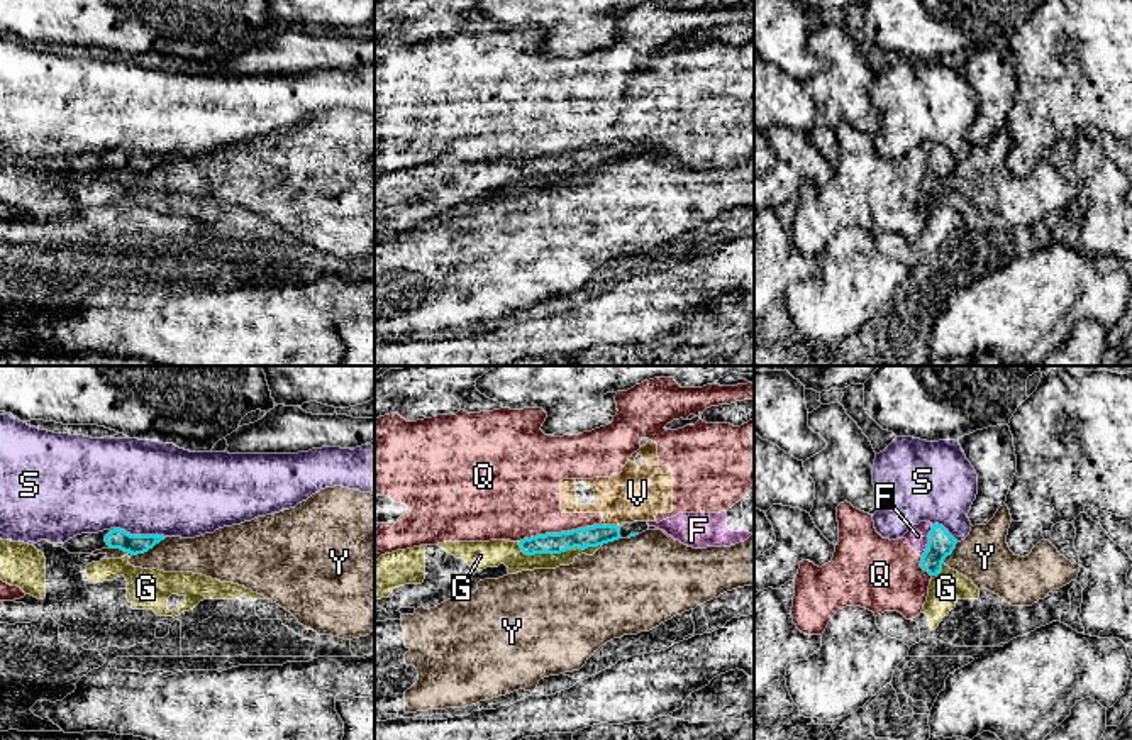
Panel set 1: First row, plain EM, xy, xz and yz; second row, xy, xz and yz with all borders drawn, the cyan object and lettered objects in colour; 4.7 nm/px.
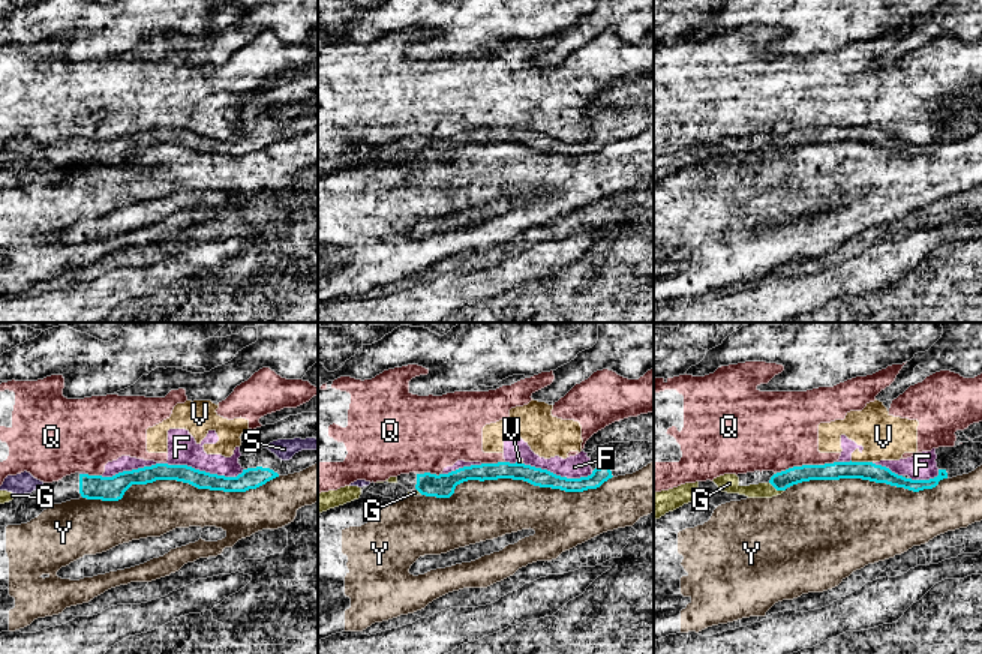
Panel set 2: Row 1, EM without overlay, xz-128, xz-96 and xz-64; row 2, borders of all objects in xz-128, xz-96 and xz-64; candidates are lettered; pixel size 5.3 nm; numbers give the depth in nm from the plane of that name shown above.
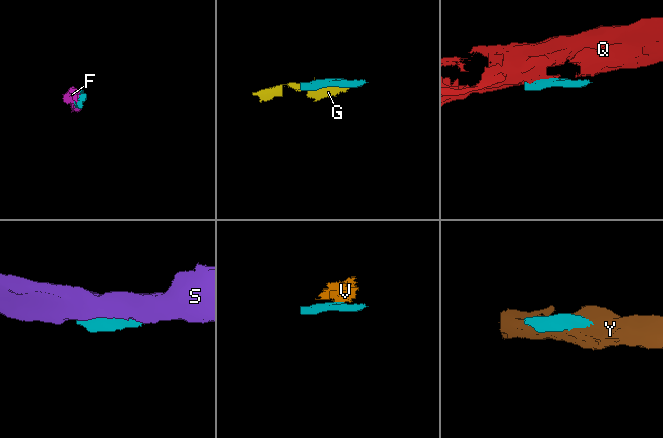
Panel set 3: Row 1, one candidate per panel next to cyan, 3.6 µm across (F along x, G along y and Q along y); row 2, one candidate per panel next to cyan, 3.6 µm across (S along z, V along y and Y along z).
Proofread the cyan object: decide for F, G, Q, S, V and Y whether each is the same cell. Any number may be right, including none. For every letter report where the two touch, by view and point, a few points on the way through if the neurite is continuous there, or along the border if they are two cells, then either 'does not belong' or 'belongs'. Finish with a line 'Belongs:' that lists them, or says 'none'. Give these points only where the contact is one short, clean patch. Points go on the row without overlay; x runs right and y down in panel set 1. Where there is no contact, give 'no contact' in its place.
F: yz (929, 161) | does not belong
G: xz (558, 173) | belongs
Q: xz (561, 153) | along xz (600, 144), (536, 154), (519, 163) | does not belong
S: xy (139, 156) | does not belong
V: xz (609, 146) | along xz (602, 144), (615, 146) | does not belong
Y: xy (138, 173) | does not belong
Belongs: G

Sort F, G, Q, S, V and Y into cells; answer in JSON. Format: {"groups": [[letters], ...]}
{"groups": [["F", "Q", "V"], ["G"], ["S"], ["Y"]]}

